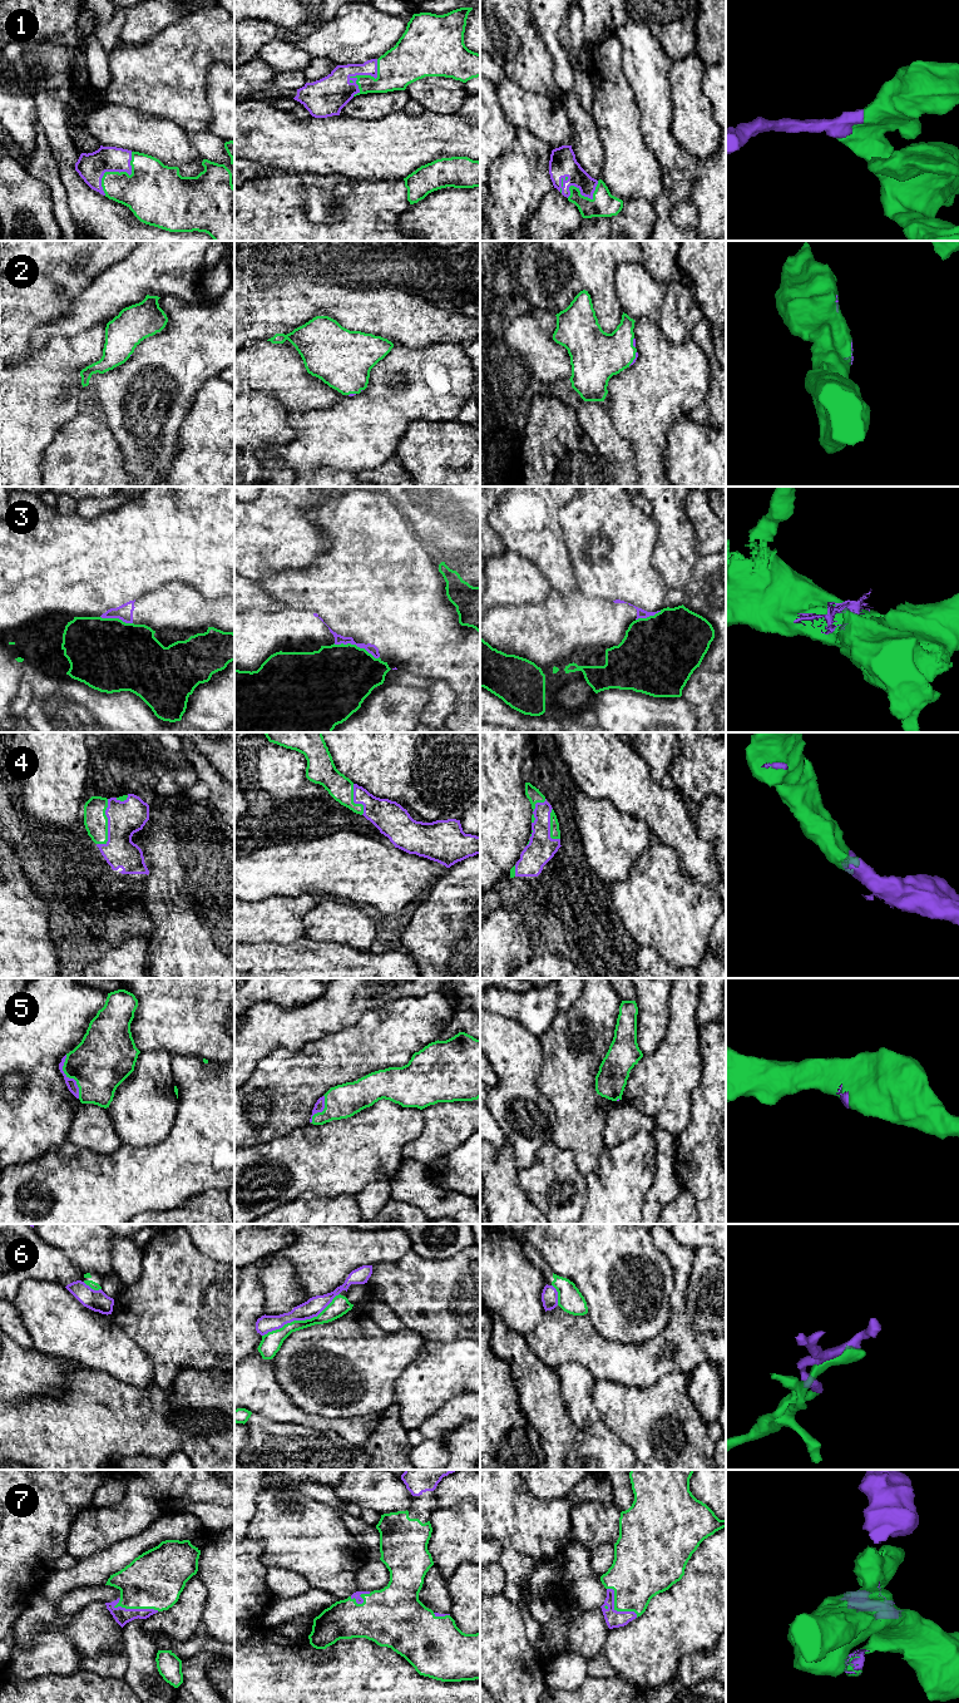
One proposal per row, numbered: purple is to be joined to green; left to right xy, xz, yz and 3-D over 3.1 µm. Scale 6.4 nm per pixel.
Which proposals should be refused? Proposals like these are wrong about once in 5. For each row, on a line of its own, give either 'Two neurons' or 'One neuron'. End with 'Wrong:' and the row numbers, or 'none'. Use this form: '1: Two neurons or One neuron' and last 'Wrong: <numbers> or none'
1: One neuron
2: One neuron
3: Two neurons
4: One neuron
5: One neuron
6: Two neurons
7: One neuron
Wrong: 3, 6

